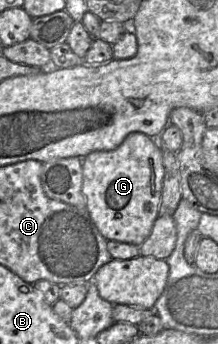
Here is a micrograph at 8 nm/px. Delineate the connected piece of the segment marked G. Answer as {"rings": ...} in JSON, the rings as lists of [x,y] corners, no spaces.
{"rings":[[[133,132],[116,149],[94,151],[82,159],[86,210],[107,240],[140,246],[150,235],[161,204],[165,175],[162,149],[157,139]]]}

